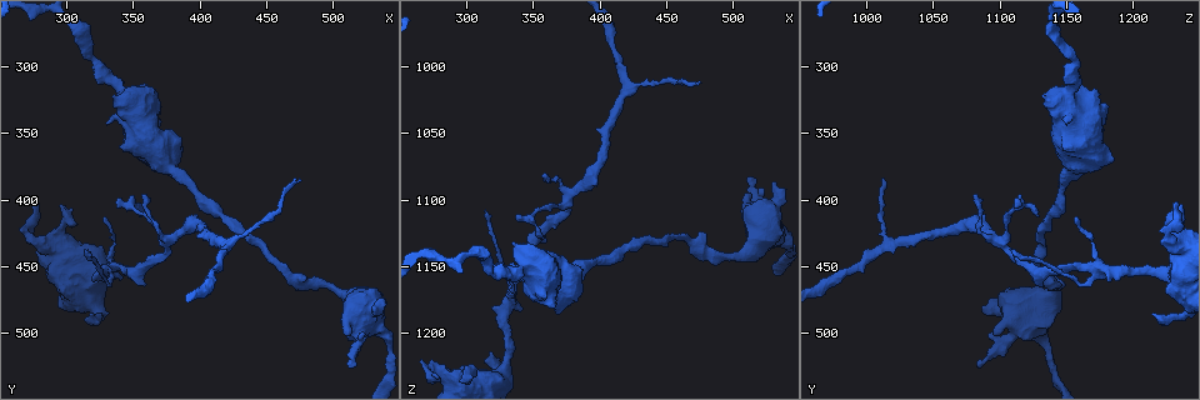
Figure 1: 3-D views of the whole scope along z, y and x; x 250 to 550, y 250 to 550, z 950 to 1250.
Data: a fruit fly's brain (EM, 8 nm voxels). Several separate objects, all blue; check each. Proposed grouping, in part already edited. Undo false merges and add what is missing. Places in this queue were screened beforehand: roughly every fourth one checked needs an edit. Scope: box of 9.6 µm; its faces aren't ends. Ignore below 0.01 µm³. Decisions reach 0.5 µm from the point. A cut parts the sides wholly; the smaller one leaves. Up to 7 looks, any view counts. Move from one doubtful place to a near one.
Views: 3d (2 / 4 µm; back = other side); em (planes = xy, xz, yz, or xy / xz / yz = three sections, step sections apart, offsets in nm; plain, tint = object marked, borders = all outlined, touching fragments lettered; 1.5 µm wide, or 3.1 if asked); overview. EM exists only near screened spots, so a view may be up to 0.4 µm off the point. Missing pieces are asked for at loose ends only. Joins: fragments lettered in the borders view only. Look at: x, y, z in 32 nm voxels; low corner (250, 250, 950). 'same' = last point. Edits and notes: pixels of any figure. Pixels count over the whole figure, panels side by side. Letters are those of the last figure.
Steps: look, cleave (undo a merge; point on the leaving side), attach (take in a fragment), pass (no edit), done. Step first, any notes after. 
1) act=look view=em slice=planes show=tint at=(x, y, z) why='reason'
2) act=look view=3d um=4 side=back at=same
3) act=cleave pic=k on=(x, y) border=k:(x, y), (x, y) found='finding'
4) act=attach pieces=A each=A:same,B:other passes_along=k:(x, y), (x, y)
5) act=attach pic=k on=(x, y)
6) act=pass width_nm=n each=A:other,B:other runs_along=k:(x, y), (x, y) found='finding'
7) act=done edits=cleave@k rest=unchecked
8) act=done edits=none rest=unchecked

act=look view=em slice=yz step=8 show=borders at=(376, 432, 1102) why='three arms meet'

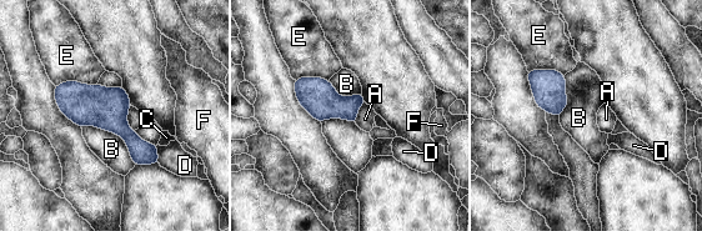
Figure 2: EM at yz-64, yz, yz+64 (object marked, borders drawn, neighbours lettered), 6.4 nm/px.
act=pass each=A:other,B:other,C:other,D:other,E:other,F:other runs_along=2:(58, 89), (99, 106), (155, 160) found='one cell here'

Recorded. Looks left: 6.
act=look view=em slice=yz step=8 show=borders at=(422, 432, 1016)

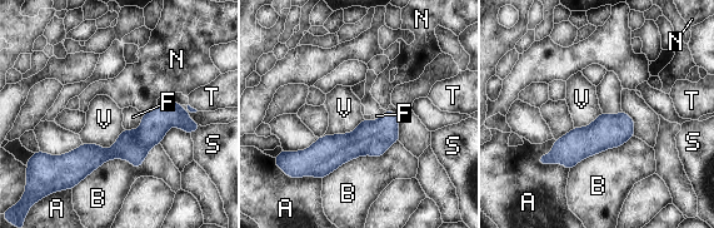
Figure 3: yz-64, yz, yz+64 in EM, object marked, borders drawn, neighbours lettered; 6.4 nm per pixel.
act=pass width_nm=220 each=A:other,B:other,F:other,N:other,S:other,T:other,V:other runs_along=3:(189, 124), (161, 120), (134, 145), (58, 160) found='one cell here'

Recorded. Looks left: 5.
act=look view=em slice=planes show=borders at=(530, 482, 1086) why='branch stops here'

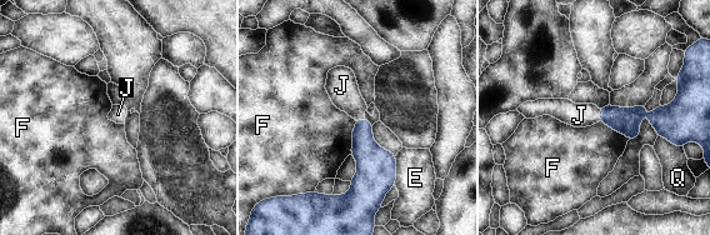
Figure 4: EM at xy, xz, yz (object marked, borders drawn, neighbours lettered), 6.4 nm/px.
act=attach pieces=J longest_contact=F:220nm each=E:other,F:other,J:same,Q:other found='it goes on there'

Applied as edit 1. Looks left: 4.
act=done edits=attach@4 rest=unchecked

